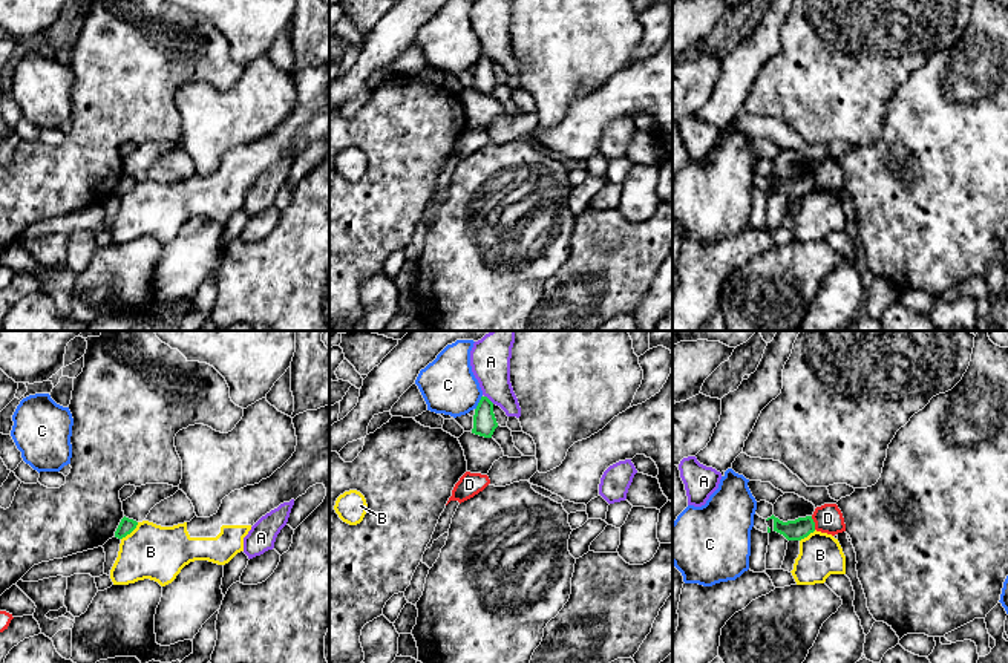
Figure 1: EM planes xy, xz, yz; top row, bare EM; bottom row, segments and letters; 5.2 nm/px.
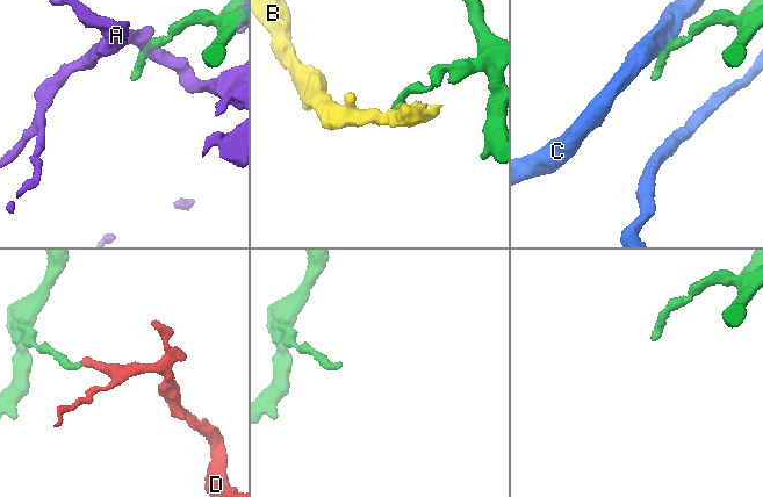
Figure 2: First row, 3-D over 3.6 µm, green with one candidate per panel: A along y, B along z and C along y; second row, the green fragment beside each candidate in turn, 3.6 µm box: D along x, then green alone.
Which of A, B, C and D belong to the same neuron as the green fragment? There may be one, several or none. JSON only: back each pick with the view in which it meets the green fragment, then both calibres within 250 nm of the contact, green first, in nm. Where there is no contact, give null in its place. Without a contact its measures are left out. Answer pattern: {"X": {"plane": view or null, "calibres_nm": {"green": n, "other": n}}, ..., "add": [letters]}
{"add": []}

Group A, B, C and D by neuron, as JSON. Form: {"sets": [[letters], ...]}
{"sets": [["A"], ["B"], ["C"], ["D"]]}

